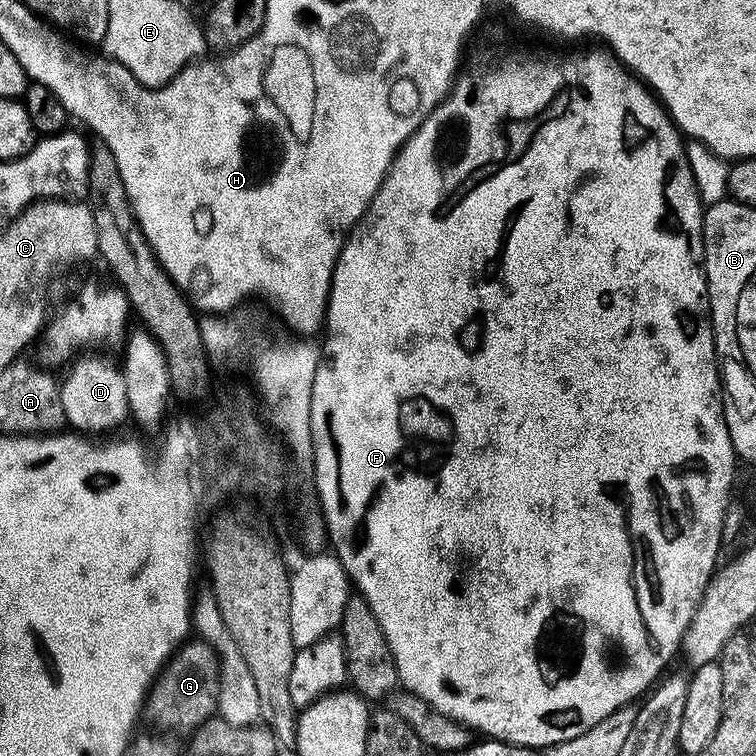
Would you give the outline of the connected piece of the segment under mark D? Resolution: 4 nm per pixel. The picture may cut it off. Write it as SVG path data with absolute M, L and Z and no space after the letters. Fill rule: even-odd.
M80 354L67 365L64 380L59 381L62 410L66 410L67 427L80 434L112 434L130 413L126 402L126 378L123 367L108 354Z

